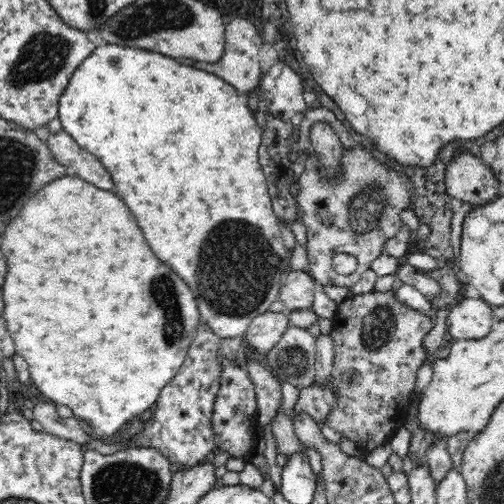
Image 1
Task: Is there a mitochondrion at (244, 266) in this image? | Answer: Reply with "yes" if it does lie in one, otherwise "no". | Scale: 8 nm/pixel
yes

